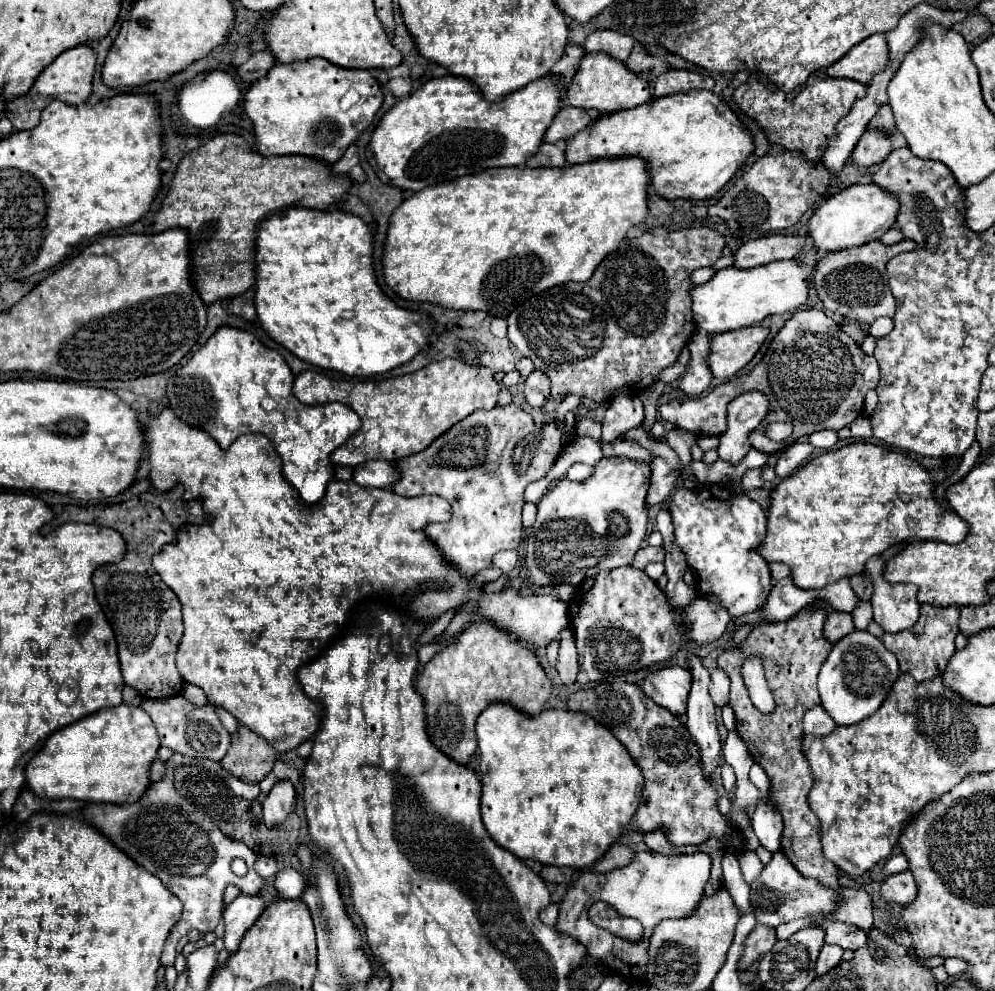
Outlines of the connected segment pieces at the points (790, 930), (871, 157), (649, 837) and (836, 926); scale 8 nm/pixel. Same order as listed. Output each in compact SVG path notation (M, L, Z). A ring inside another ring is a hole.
M803 917L803 919L795 919L795 921L791 921L791 923L783 923L783 925L779 925L779 929L777 929L777 937L779 937L779 939L787 939L787 937L791 937L793 933L797 933L801 927L823 925L827 919L829 919L829 917L819 919L819 921L811 921L811 917Z
M865 131L851 155L857 167L871 167L881 161L893 151L893 137L879 131Z
M661 831L643 833L643 841L645 841L645 845L647 845L651 851L655 851L655 853L665 853L665 855L669 855L669 853L677 853L677 851L679 851L679 849L675 849L675 847L671 847L671 845L667 843L667 839L665 839L665 835L663 835Z
M829 921L825 927L825 941L841 945L843 949L859 949L867 943L867 933L855 925L847 925L841 921Z

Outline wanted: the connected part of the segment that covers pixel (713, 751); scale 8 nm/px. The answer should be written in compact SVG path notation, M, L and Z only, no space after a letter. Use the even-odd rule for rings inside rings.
M697 655L687 657L689 671L693 675L689 701L687 701L687 729L695 737L701 749L701 761L707 775L713 773L719 763L721 739L717 735L715 723L715 705L709 695L709 671L703 667Z

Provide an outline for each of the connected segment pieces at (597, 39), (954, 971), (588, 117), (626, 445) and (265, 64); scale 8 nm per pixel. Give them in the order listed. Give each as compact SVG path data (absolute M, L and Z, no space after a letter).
M597 29L587 37L587 43L583 47L587 53L603 51L619 61L627 61L627 57L631 55L631 49L633 49L633 39L619 31Z
M945 959L945 961L943 961L943 967L945 967L945 971L947 971L949 975L961 975L961 973L965 973L965 969L967 969L965 961L959 961L959 959Z
M567 105L557 113L555 121L547 129L545 141L555 143L555 141L561 141L561 139L571 139L577 131L591 125L597 117L599 117L599 113L595 109L579 109L579 107Z
M613 441L613 443L603 443L601 445L605 457L629 457L635 461L645 461L649 459L649 451L639 447L633 441Z
M259 51L259 53L253 53L251 55L251 59L247 61L247 63L243 63L237 71L239 71L239 75L241 75L241 79L243 81L257 81L257 79L261 79L271 67L275 65L275 57L273 57L273 53L269 53L269 51Z

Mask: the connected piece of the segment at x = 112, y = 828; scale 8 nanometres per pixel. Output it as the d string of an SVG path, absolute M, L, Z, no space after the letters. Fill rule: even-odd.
M173 753L167 763L171 763L173 769L181 765L191 765L187 767L187 773L183 775L183 779L177 783L179 791L175 789L173 773L169 775L165 773L163 779L151 783L149 789L143 793L143 797L135 803L127 803L127 805L95 803L83 809L83 815L89 823L93 823L99 831L103 831L131 859L135 859L147 871L157 875L163 881L163 885L181 899L183 915L167 937L167 943L161 955L163 967L173 965L173 953L177 949L177 943L191 929L199 929L201 933L207 933L217 927L225 905L223 893L227 885L237 885L247 895L255 895L263 887L263 879L253 869L257 855L241 841L233 841L223 833L219 833L217 825L205 815L205 811L197 809L197 805L207 795L207 787L211 785L211 781L217 779L217 773L225 781L229 781L227 777L231 777L231 773L227 773L221 763L199 759L199 763L195 765L193 757L185 757L179 753ZM235 857L243 857L243 861L247 863L249 871L245 877L237 877L231 871L231 861Z

